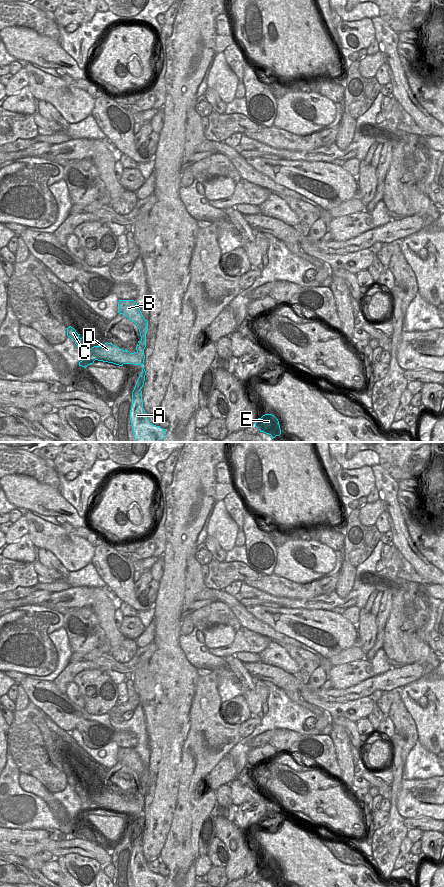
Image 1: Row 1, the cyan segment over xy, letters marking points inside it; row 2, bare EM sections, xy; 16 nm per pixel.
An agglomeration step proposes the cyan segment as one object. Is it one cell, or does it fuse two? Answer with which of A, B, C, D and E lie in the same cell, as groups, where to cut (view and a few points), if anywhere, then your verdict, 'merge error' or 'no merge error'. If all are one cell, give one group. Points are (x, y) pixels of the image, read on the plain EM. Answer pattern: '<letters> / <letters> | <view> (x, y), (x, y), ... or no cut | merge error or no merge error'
A B E / C D | xy (141, 788), (144, 796) | merge error

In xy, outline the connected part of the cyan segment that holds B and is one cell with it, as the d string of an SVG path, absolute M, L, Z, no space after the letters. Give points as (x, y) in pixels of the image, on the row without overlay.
M119 748L118 761L123 762L137 773L140 780L141 789L143 790L143 795L145 797L148 769L144 767L137 751L134 748Z

